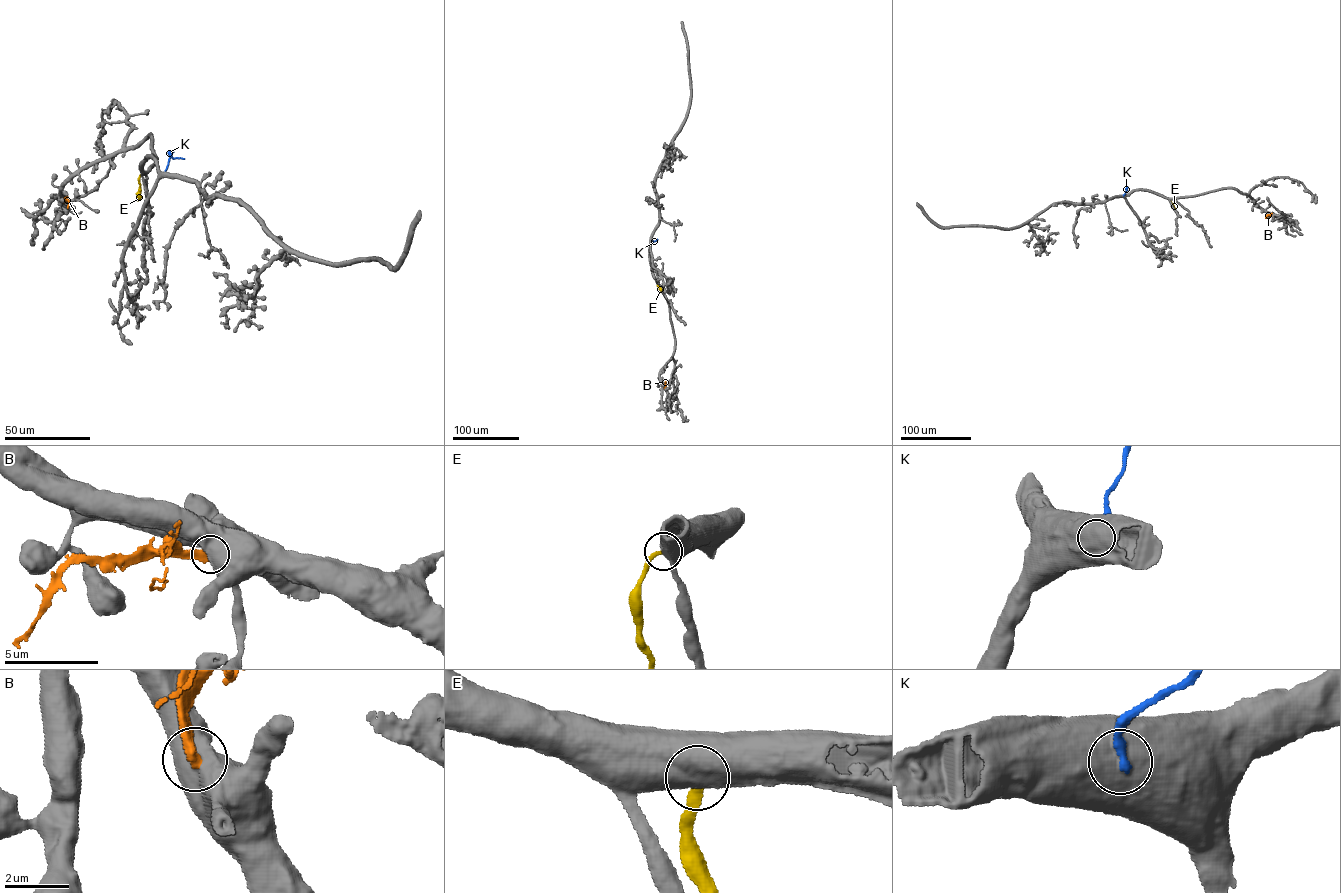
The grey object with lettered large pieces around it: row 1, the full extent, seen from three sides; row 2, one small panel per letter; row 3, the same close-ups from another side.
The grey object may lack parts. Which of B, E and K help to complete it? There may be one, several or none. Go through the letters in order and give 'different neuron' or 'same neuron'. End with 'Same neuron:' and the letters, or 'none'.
B: different neuron
E: same neuron
K: different neuron
Same neuron: E

